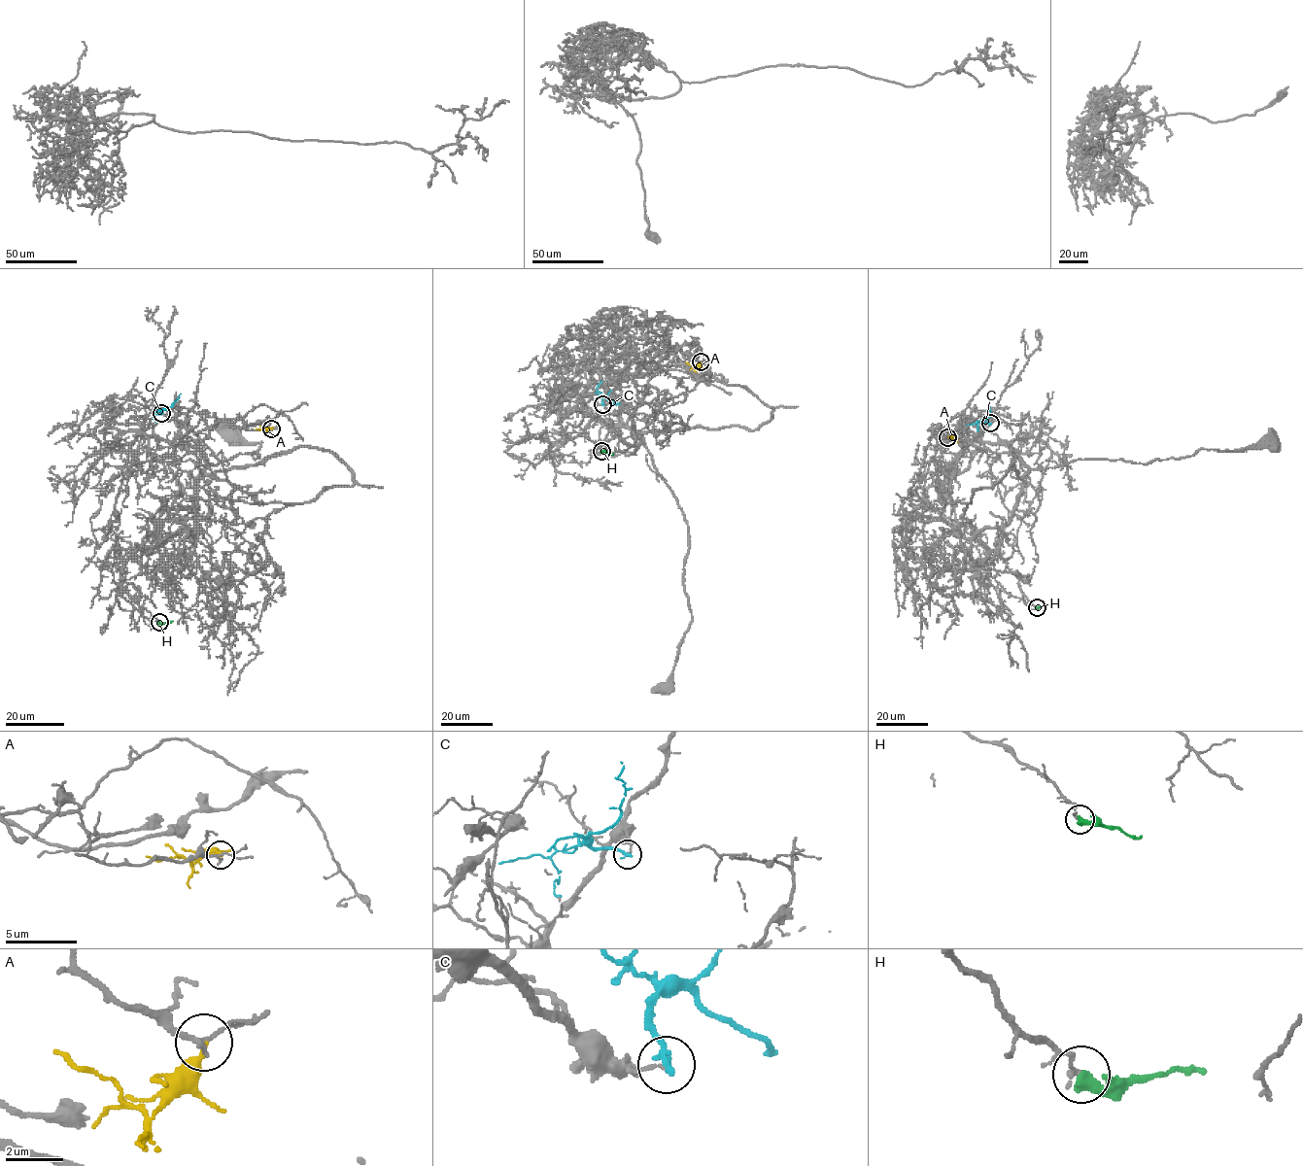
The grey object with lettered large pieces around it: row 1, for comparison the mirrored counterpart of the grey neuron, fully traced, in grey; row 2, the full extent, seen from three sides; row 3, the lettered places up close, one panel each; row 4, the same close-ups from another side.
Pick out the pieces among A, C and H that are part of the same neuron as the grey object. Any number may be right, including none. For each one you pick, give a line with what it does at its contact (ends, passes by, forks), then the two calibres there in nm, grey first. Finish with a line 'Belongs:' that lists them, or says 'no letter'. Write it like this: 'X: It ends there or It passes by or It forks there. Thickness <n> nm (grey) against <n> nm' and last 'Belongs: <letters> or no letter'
Belongs: no letter

